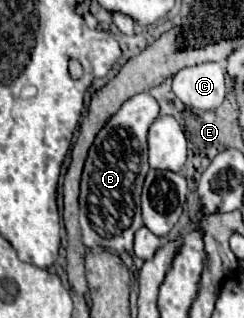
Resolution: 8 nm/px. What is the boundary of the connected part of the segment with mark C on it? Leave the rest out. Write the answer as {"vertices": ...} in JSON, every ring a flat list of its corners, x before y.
{"vertices":[[219,63,185,67,173,75,173,93,191,109,215,109,227,95,225,67]]}

